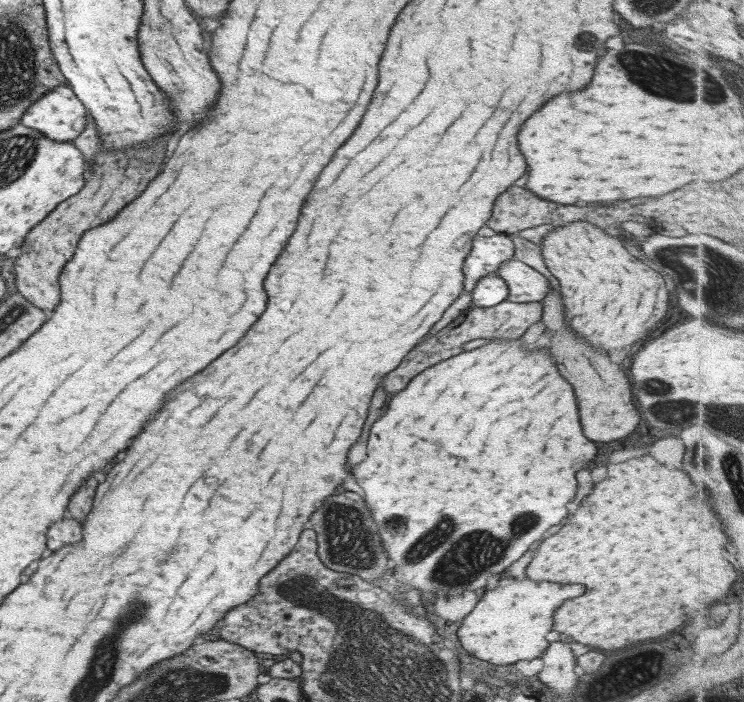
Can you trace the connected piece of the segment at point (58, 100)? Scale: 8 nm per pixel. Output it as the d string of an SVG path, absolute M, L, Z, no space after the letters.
M67 85L56 86L34 100L18 124L55 142L72 142L86 127L85 110Z

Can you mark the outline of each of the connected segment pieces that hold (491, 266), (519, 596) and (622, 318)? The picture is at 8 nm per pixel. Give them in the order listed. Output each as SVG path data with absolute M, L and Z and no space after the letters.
M496 233L490 237L475 235L461 267L463 291L471 291L479 278L495 272L500 264L512 260L512 256L513 242L505 233Z
M504 573L497 586L481 594L477 606L463 617L457 630L461 648L469 655L485 660L495 667L513 666L519 660L539 658L548 645L545 634L552 630L551 614L567 598L583 592L583 586L559 586L545 580L524 577L515 581Z
M576 220L555 227L540 242L541 258L559 286L558 295L562 300L564 322L571 322L566 325L575 334L581 334L585 342L589 342L595 350L605 354L619 352L619 348L639 342L647 334L647 330L653 328L663 318L665 312L669 312L663 278L650 266L645 266L643 261L629 254L620 240L621 237L608 234L602 225L597 227L587 220Z

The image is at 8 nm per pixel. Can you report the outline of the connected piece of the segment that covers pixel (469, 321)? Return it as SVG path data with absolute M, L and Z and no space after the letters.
M507 299L503 300L494 307L467 307L459 316L456 316L445 328L438 330L419 341L401 360L387 376L385 376L385 384L381 384L383 392L399 392L403 390L405 385L422 370L437 364L450 356L455 356L463 352L463 344L475 338L520 338L523 332L531 326L531 324L540 320L542 315L541 302L530 303L512 303Z

